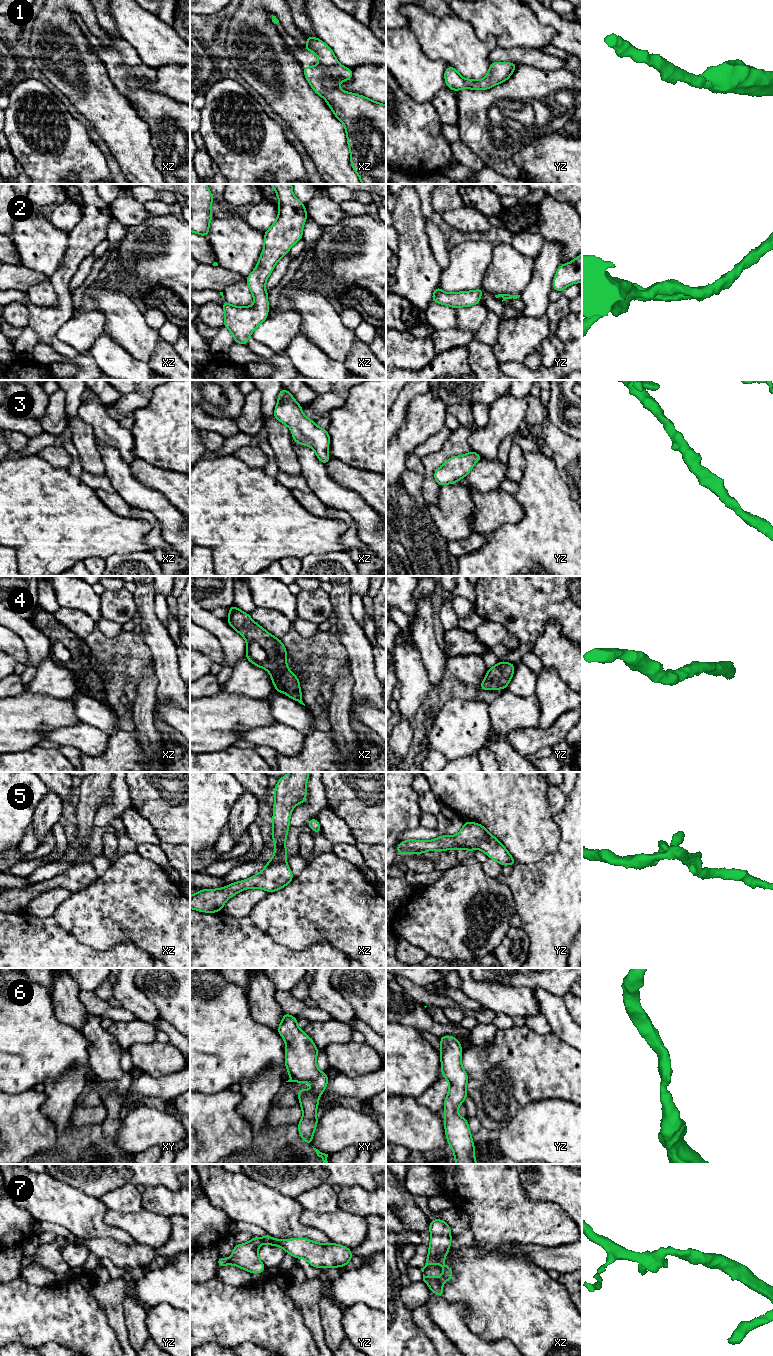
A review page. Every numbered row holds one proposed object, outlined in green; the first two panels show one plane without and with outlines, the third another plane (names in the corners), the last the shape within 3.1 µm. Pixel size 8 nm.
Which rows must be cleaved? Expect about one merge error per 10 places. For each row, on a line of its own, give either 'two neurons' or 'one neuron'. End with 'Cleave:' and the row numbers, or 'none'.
1: one neuron
2: one neuron
3: one neuron
4: one neuron
5: one neuron
6: one neuron
7: one neuron
Cleave: none

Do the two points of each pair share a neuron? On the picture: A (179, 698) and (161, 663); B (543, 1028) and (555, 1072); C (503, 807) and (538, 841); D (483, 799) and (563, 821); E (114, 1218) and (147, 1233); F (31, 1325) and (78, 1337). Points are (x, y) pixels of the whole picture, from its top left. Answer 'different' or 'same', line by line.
A: same
B: different
C: same
D: different
E: same
F: same

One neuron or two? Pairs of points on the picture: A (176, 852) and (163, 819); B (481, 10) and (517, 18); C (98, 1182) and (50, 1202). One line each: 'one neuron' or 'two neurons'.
A: two neurons
B: one neuron
C: two neurons

